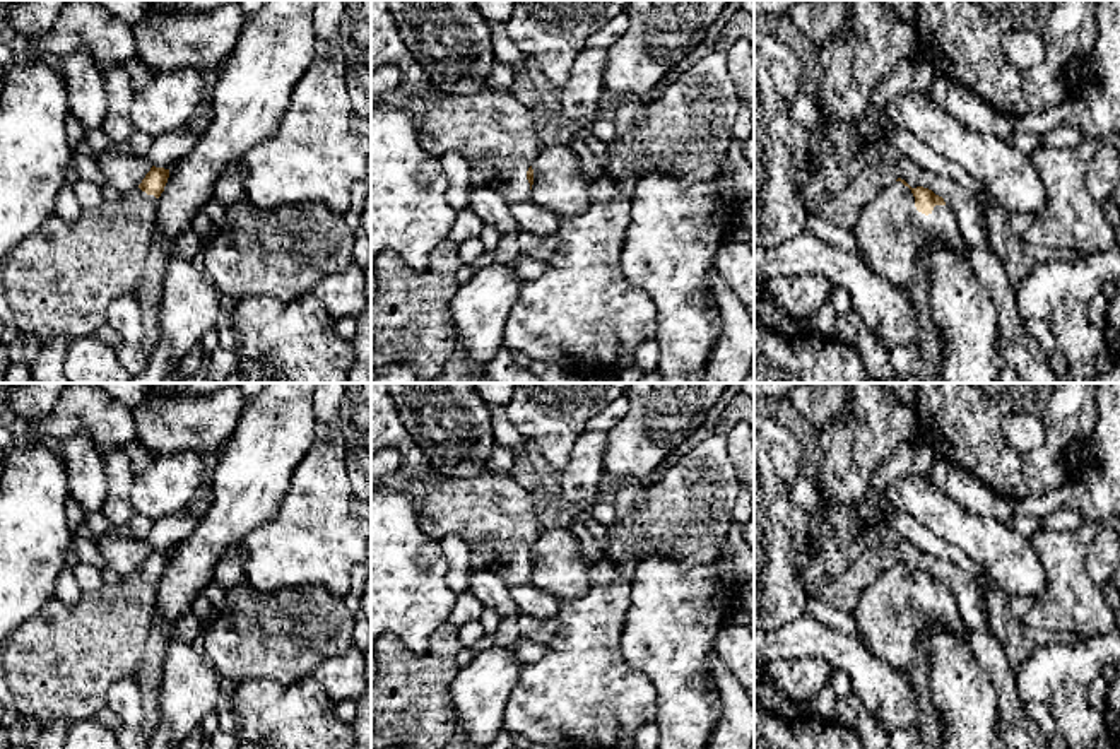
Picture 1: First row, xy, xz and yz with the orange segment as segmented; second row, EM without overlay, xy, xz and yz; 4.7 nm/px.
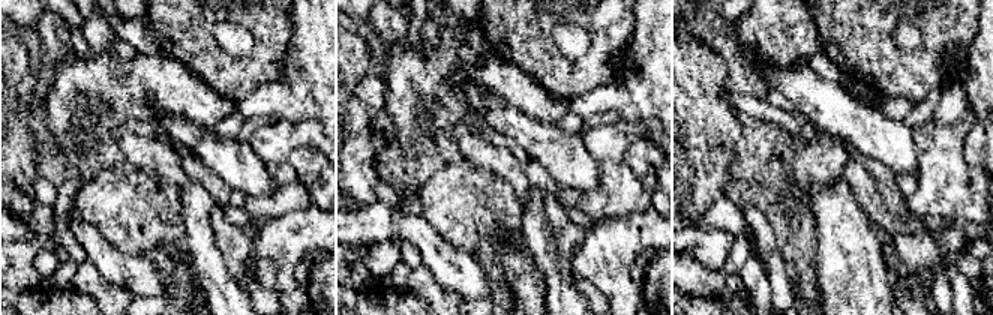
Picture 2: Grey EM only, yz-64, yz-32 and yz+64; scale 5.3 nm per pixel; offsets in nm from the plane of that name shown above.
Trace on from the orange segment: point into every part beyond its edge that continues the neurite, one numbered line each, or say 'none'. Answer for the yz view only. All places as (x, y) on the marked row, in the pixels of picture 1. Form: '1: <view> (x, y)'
1: yz (895, 238)

